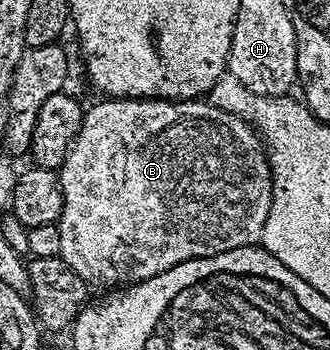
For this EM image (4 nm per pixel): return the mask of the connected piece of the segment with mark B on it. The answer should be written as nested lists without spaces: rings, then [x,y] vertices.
[[[107,97],[102,100],[104,103],[95,103],[92,107],[88,106],[83,113],[83,120],[79,126],[79,131],[75,134],[75,142],[72,143],[63,164],[59,166],[57,172],[59,176],[59,188],[63,194],[63,208],[59,214],[59,232],[61,233],[61,249],[58,258],[65,261],[65,265],[69,265],[69,269],[73,269],[73,273],[77,273],[77,277],[84,279],[89,285],[95,283],[99,287],[107,287],[103,289],[115,289],[120,285],[134,285],[153,277],[157,273],[165,273],[165,269],[173,269],[173,265],[181,265],[190,259],[204,259],[205,257],[213,257],[217,253],[225,253],[232,251],[238,247],[254,247],[263,238],[263,230],[265,229],[265,217],[269,217],[269,205],[271,204],[271,160],[269,152],[262,139],[259,138],[259,132],[254,130],[250,123],[246,123],[239,115],[234,115],[228,111],[223,111],[219,107],[215,107],[212,103],[206,101],[172,101],[170,99],[117,99]]]

